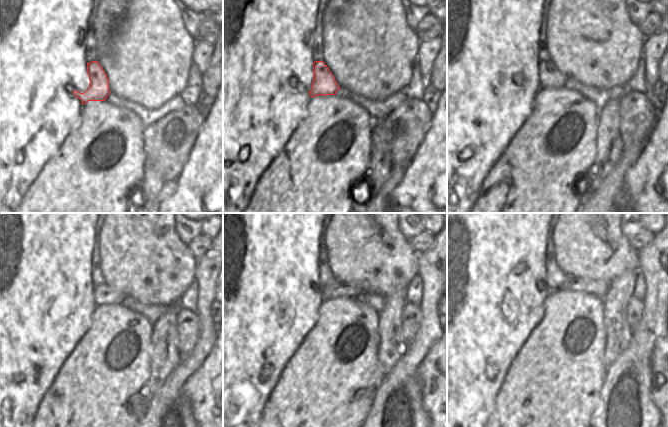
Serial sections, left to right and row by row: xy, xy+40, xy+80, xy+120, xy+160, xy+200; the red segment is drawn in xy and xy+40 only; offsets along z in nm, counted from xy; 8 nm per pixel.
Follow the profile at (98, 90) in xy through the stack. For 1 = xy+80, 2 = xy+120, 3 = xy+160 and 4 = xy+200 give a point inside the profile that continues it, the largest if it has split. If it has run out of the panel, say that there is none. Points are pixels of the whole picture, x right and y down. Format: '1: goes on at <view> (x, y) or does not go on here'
1: goes on at xy+80 (550, 77)
2: goes on at xy+120 (102, 294)
3: goes on at xy+160 (334, 290)
4: goes on at xy+200 (596, 287)

